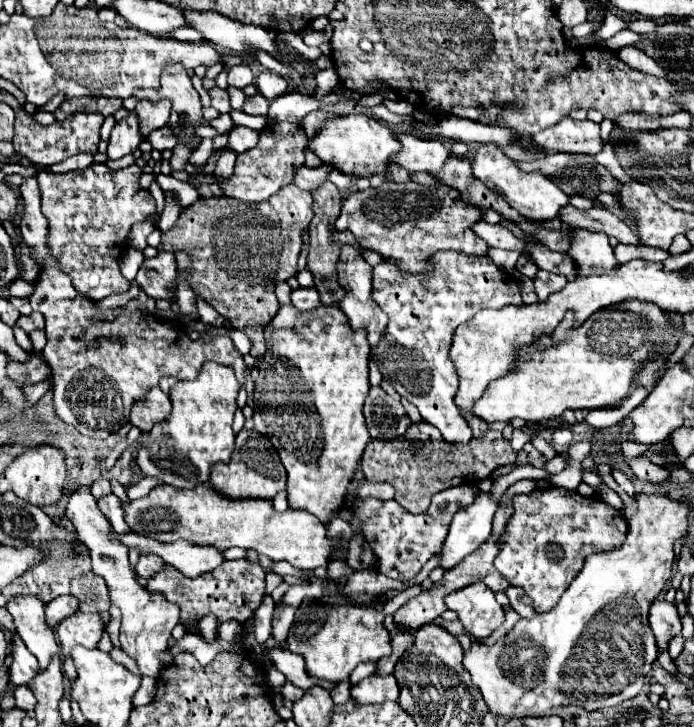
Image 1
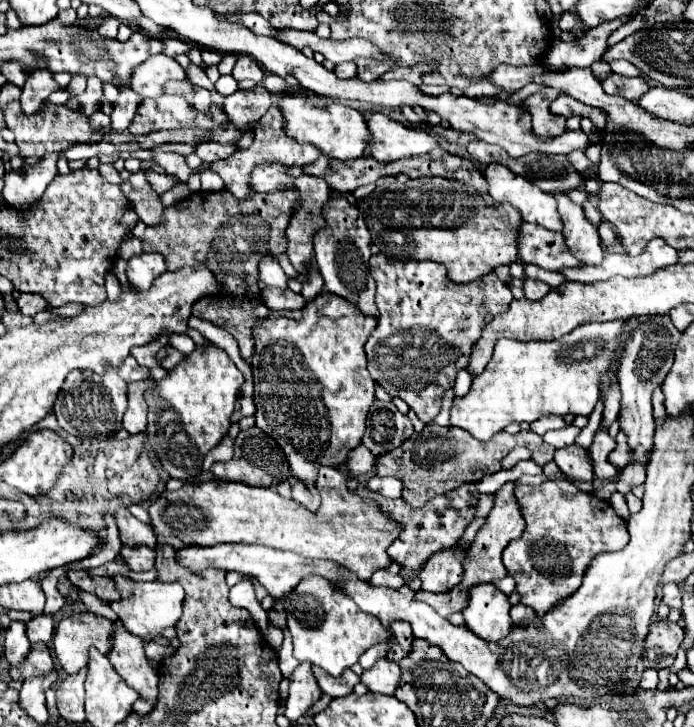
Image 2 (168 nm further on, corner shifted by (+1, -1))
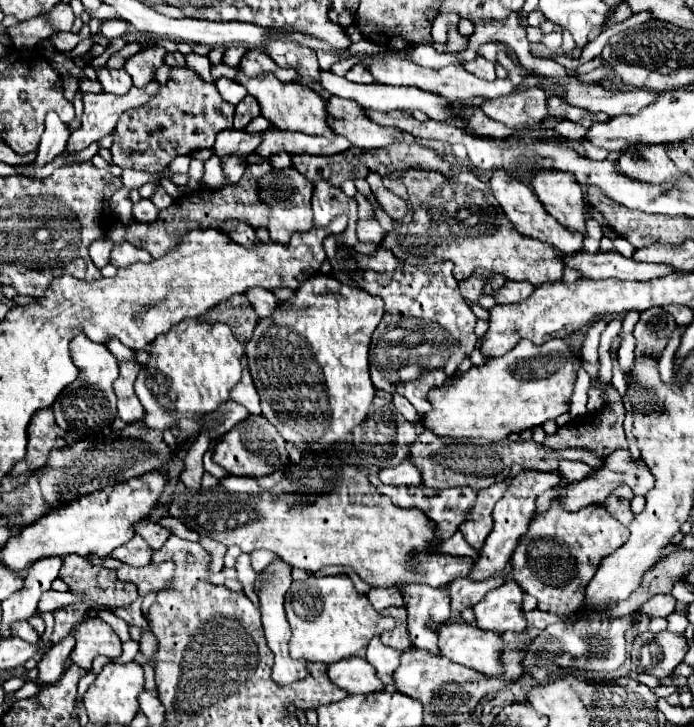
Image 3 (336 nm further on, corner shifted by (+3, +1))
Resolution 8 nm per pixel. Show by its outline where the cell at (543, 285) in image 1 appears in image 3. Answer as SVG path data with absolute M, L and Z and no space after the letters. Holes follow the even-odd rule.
M506 281L498 291L494 291L494 297L498 303L510 303L510 301L524 301L530 297L530 291L534 291L534 285L530 283L518 283L518 281Z

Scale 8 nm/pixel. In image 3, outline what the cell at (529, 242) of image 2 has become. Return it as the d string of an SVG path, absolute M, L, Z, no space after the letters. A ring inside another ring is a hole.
M576 253L574 257L564 257L568 267L578 269L584 277L590 279L620 279L620 281L650 281L654 277L664 277L674 273L670 265L656 263L640 263L634 259L626 259L620 253Z

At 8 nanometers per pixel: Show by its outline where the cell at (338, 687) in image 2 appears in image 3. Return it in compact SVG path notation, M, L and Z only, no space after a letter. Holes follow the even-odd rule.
M348 657L328 667L330 679L348 693L378 693L384 691L384 683L378 679L374 667L362 657Z

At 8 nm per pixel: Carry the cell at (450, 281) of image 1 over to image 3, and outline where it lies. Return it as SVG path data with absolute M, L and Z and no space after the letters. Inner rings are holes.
M380 247L372 255L356 255L358 269L350 277L368 293L386 301L386 313L372 335L370 377L376 389L406 397L422 415L430 411L426 401L432 387L442 385L458 371L462 359L476 349L474 325L478 317L460 295L452 275L452 263L410 265L390 249Z

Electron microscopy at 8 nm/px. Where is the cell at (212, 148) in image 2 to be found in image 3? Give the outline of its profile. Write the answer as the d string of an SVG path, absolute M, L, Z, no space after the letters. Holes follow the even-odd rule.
M230 129L226 133L220 133L214 143L214 155L226 157L226 155L250 155L262 141L262 133L248 133L248 131L236 131Z

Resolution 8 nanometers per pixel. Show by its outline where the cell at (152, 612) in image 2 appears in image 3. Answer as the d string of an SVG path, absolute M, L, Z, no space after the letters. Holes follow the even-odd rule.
M150 563L146 567L120 567L118 569L122 579L130 579L138 585L140 595L148 595L150 591L160 591L166 581L170 581L174 573L174 563Z

